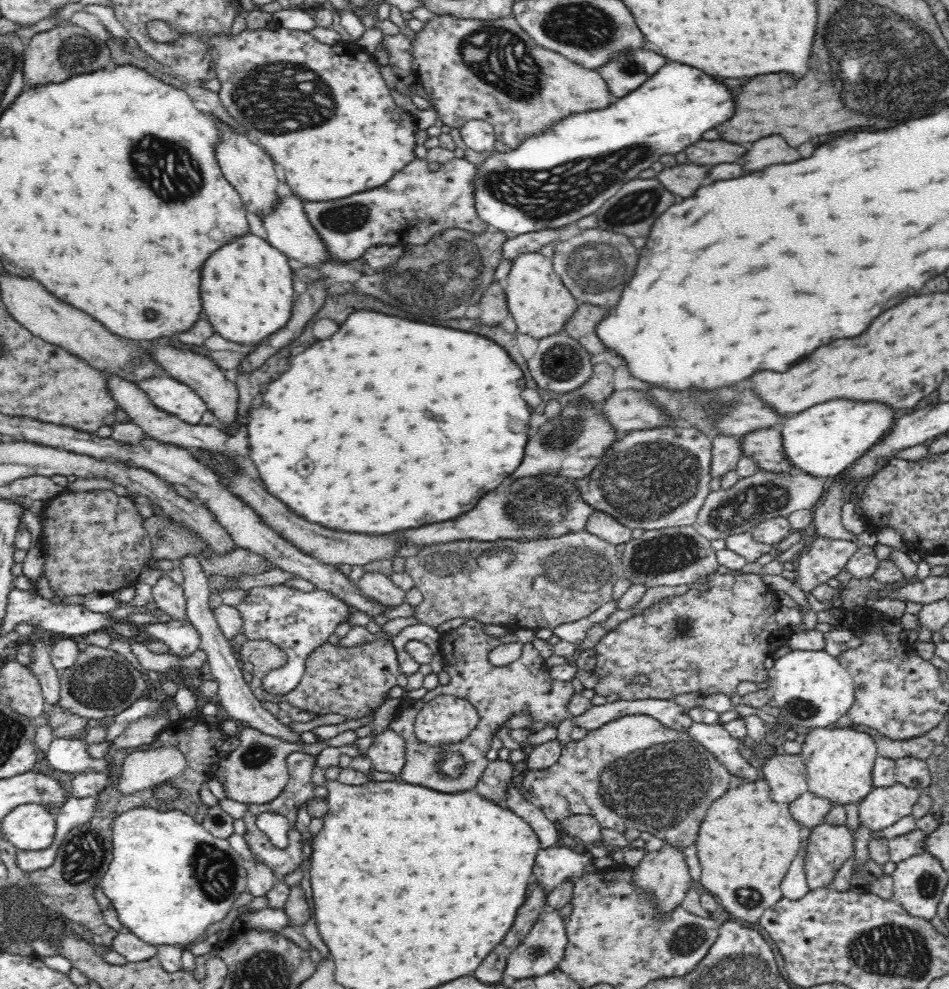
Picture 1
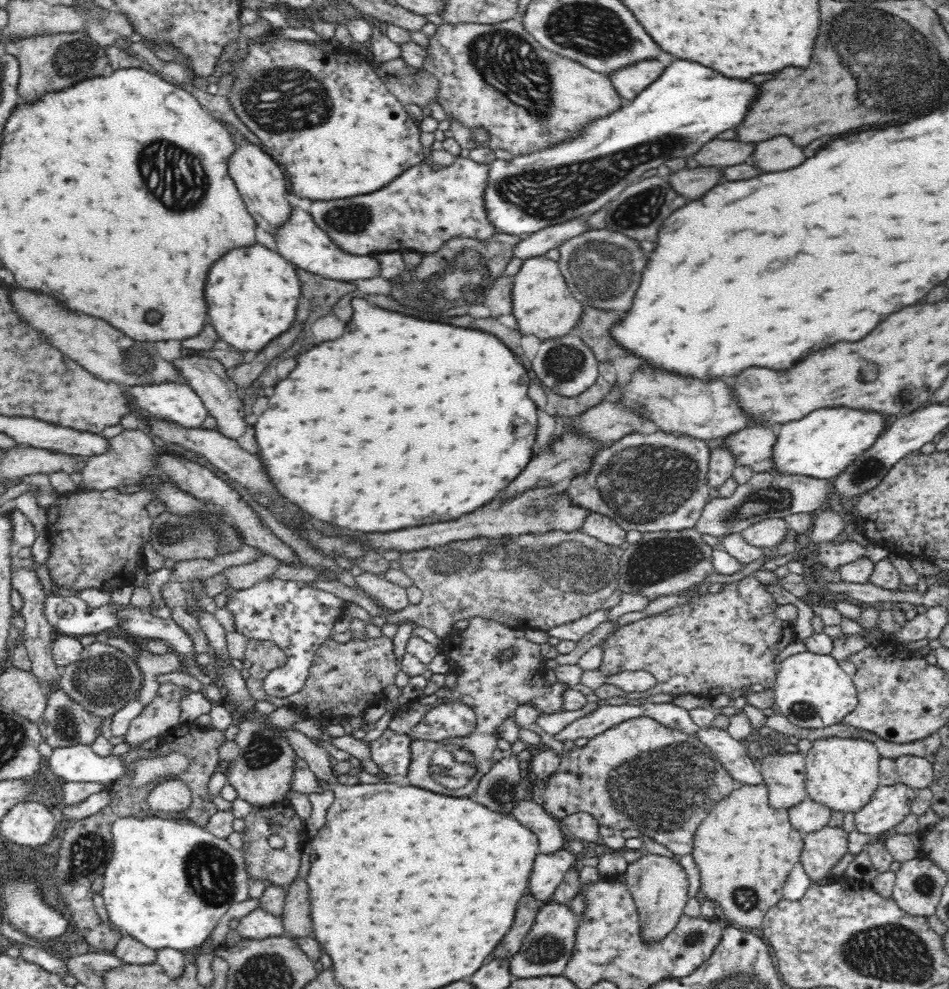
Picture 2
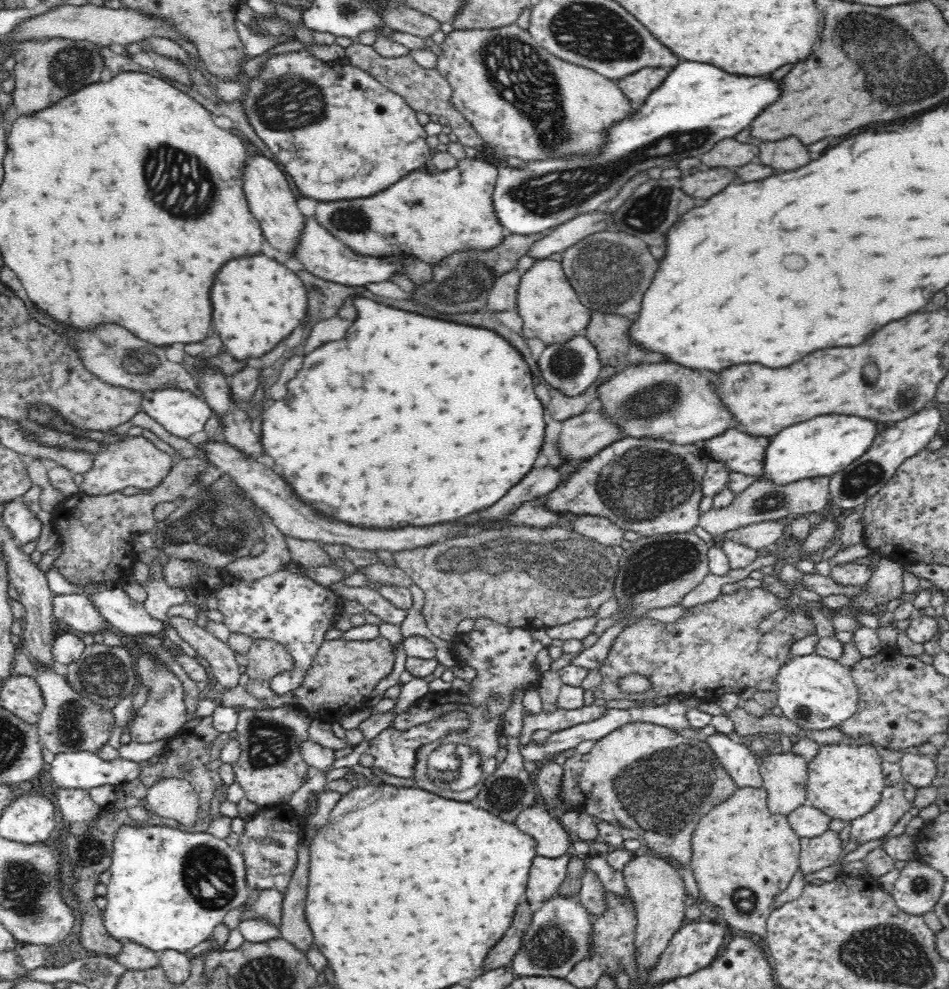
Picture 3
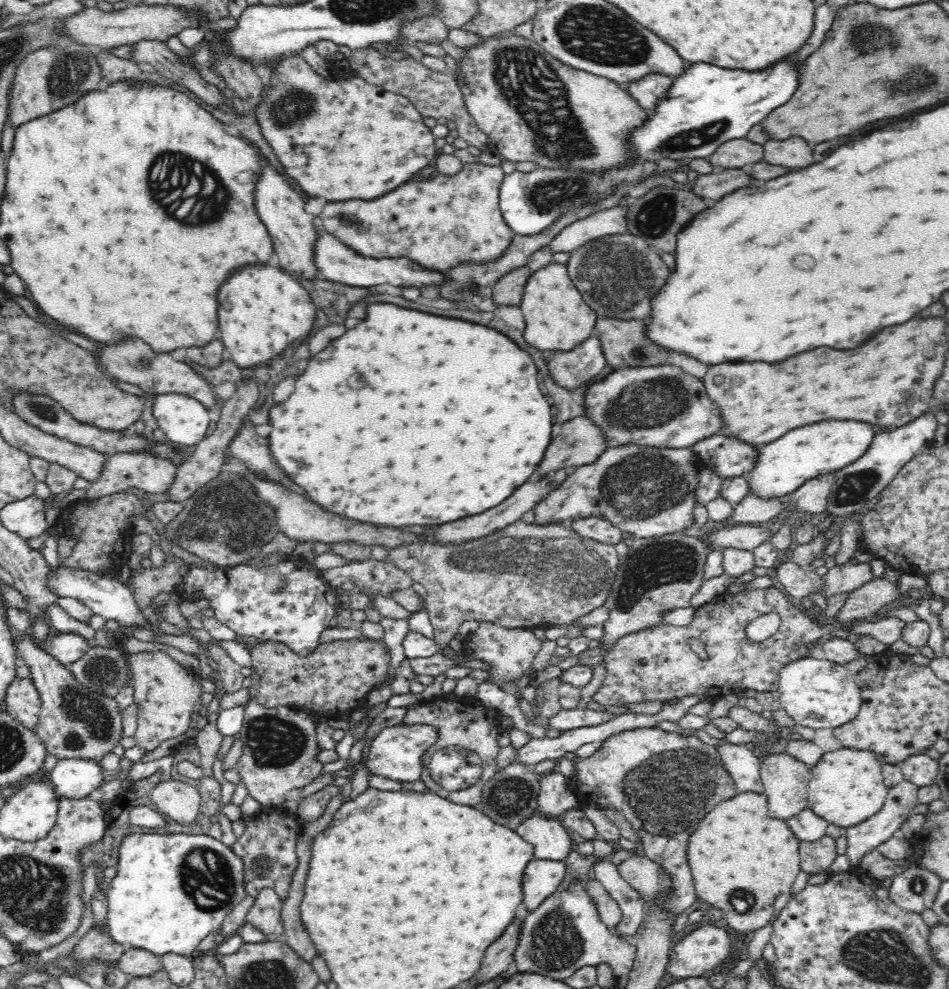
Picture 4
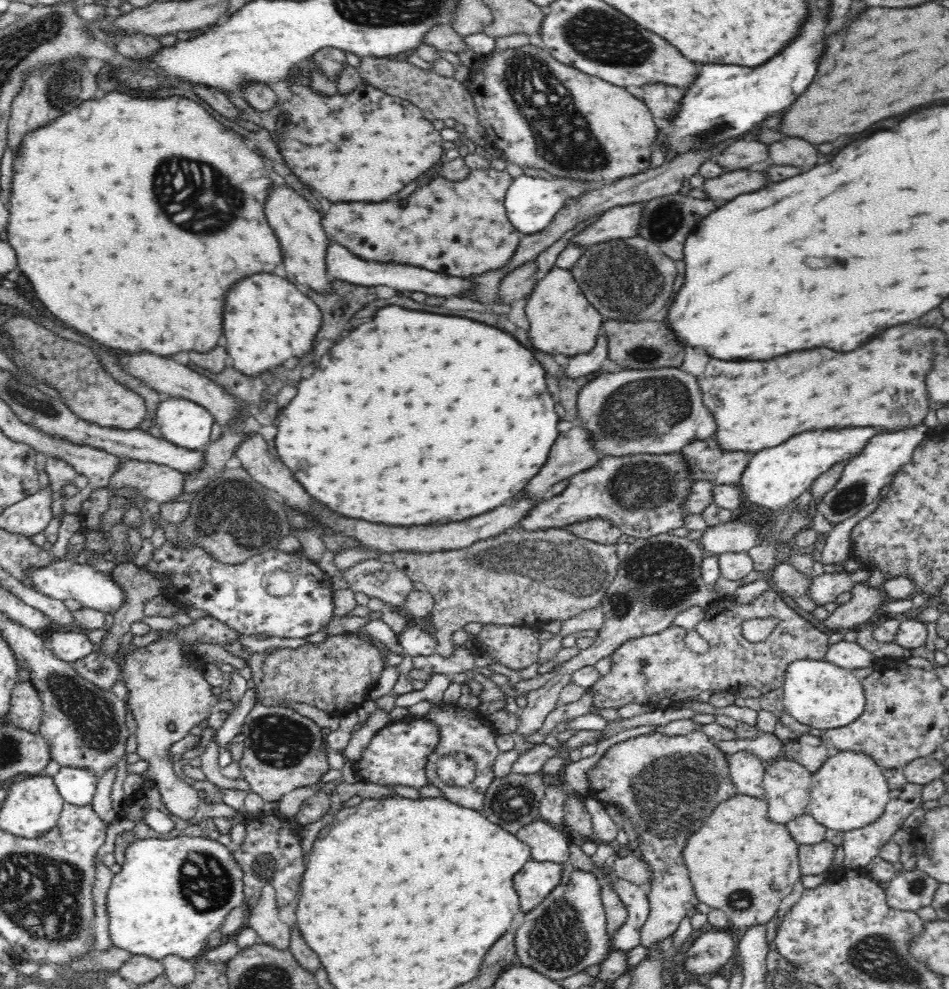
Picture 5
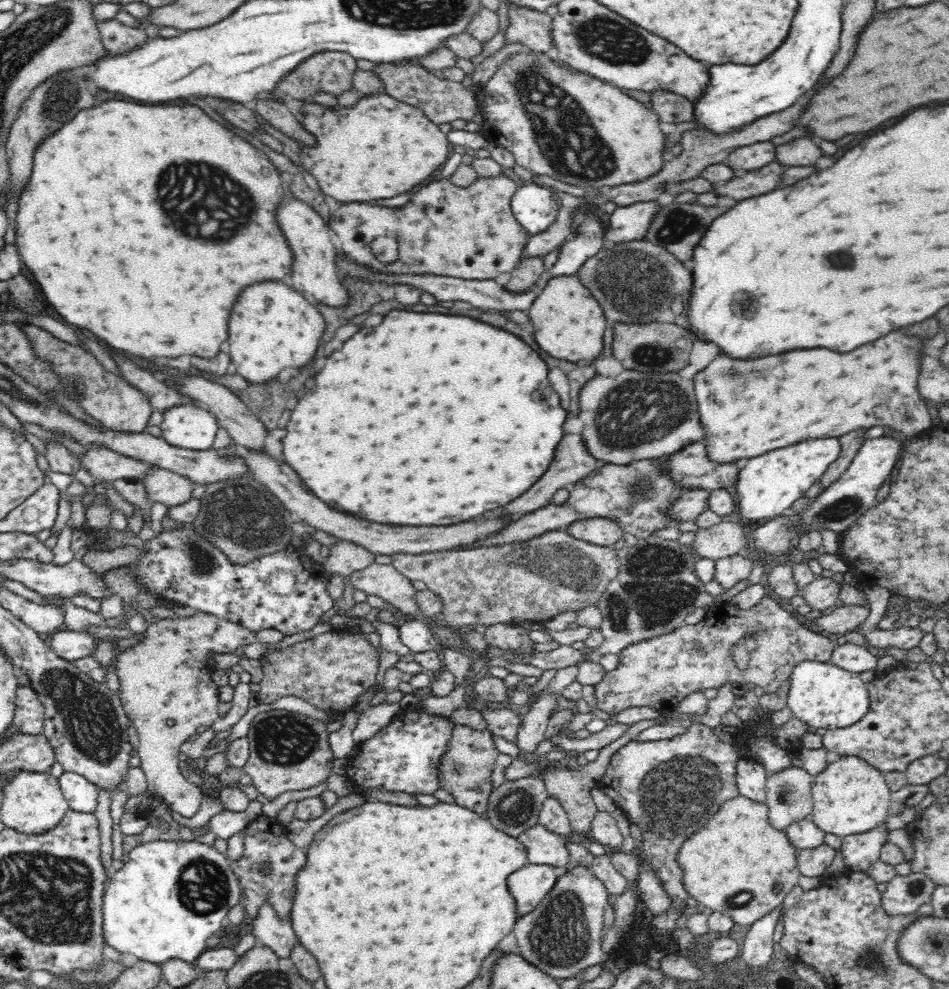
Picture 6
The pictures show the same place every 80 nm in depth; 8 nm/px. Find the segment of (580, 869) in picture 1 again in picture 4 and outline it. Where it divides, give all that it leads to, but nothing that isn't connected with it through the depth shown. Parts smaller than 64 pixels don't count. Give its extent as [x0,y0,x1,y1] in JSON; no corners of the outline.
[522,860,566,911]

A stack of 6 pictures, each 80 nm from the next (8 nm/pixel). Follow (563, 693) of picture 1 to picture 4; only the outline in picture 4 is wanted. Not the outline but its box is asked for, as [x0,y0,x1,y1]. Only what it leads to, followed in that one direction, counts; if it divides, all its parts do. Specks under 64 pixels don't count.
[403,622,542,807]

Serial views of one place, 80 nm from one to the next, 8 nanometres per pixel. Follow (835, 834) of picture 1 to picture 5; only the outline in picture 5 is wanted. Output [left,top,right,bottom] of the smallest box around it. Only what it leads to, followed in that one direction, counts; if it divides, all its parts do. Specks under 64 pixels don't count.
[798,840,835,875]

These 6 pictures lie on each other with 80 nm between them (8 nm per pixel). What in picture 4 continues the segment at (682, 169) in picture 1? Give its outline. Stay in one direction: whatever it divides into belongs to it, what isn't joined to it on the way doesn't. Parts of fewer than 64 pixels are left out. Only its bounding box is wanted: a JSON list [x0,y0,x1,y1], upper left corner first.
[693,168,752,203]

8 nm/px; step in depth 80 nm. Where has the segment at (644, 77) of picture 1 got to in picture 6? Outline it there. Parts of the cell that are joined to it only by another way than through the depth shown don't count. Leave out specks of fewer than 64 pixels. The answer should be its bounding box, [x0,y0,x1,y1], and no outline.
[651,91,695,124]

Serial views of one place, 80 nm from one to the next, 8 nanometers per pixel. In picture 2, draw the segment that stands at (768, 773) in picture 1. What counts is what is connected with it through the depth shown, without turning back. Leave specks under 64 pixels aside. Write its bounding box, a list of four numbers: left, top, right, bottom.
[758,749,806,811]

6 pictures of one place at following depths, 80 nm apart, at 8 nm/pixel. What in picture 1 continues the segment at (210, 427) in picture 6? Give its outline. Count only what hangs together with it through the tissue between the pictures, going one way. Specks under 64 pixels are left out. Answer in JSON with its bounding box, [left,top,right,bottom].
[137,375,206,424]

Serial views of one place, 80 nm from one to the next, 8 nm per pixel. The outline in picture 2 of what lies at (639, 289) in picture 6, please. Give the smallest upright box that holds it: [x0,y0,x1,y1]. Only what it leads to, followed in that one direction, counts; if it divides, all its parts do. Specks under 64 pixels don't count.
[558,228,648,320]

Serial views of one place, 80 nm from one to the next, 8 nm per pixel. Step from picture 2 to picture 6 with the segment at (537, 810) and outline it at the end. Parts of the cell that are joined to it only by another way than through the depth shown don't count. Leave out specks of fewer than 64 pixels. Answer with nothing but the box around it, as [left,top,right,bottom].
[518,825,569,871]

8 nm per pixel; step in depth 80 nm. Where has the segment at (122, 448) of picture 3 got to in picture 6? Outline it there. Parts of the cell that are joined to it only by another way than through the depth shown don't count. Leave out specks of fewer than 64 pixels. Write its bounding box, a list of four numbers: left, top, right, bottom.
[144,468,196,506]

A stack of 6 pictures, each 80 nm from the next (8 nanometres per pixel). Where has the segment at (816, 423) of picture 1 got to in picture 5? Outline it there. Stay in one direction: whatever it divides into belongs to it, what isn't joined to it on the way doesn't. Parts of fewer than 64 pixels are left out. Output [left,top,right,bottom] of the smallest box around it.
[740,427,877,516]

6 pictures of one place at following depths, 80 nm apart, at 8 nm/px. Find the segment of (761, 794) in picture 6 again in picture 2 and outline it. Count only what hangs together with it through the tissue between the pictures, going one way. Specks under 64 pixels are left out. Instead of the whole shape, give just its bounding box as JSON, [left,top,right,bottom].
[696,727,764,786]

